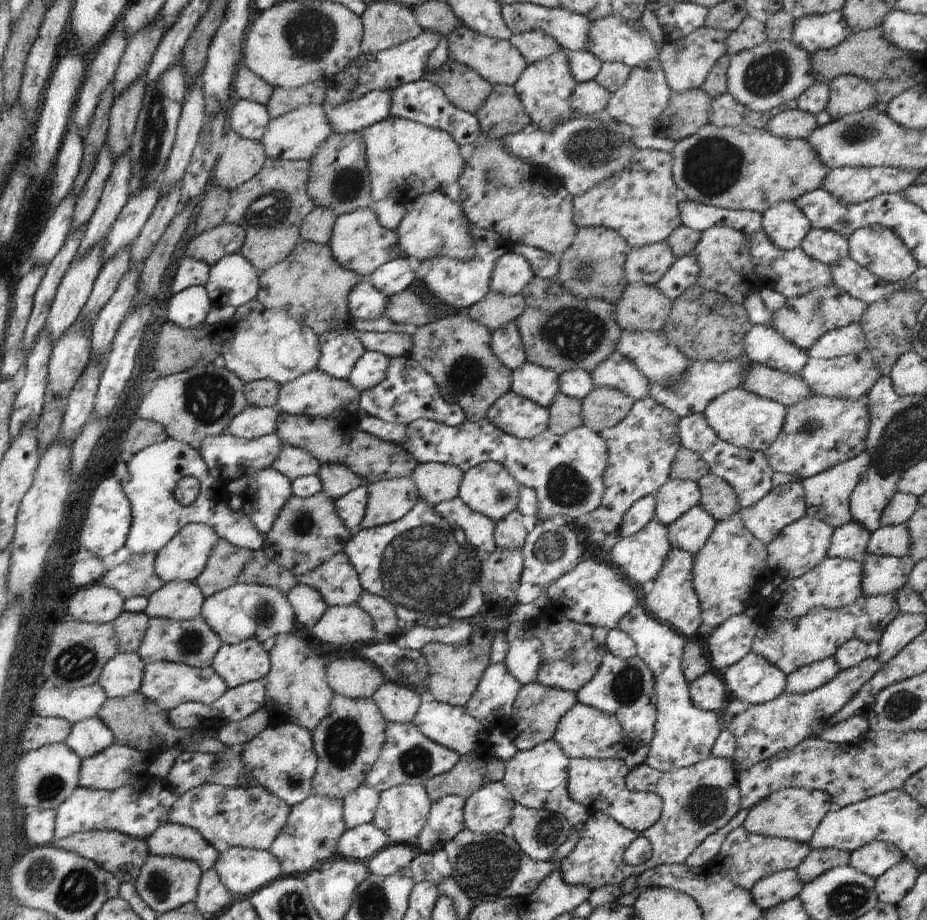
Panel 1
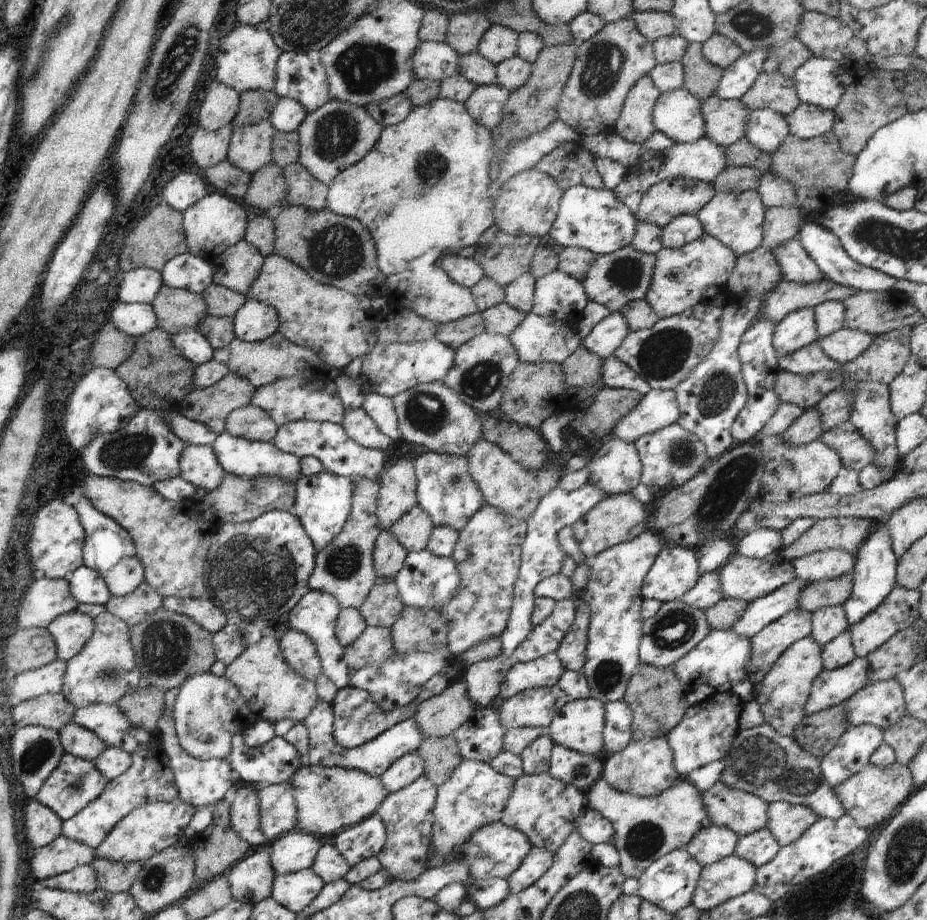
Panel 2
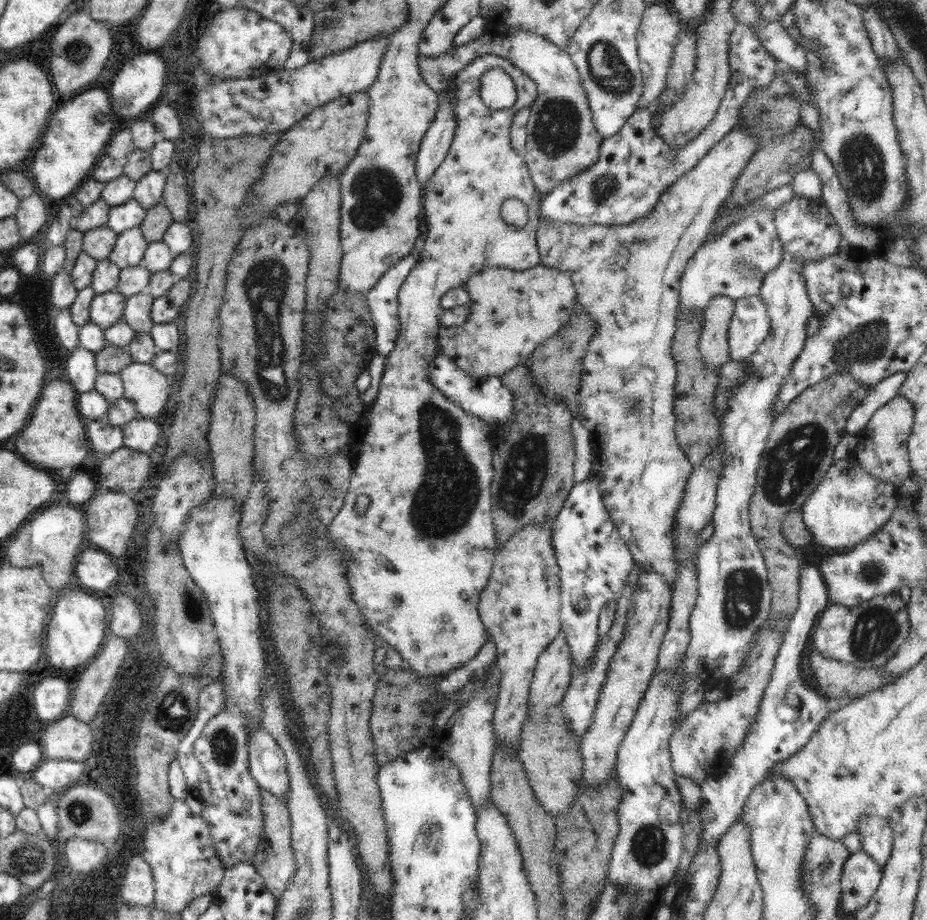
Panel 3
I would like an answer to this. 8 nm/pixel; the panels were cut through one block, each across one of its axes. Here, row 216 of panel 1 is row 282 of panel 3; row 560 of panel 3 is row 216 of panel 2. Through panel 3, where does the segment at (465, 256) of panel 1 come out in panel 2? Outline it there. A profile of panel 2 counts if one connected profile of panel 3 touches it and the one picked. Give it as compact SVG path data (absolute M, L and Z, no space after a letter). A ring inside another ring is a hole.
M435 99L433 102L430 102L430 104L413 107L410 114L408 114L408 118L403 122L400 122L395 126L389 125L382 128L380 138L378 138L378 142L374 144L374 148L372 148L372 150L370 150L360 162L350 166L350 168L346 168L343 172L340 172L338 176L336 176L336 179L329 185L326 198L327 210L340 216L358 220L358 222L370 232L370 236L372 236L372 239L374 240L378 269L386 277L392 274L401 274L408 269L408 261L425 254L426 250L430 250L430 248L438 248L442 254L456 255L456 252L460 249L476 245L480 236L488 230L488 228L495 225L493 212L495 197L498 196L499 192L493 192L494 188L492 188L494 182L492 182L490 164L494 164L494 160L500 160L500 162L498 162L498 164L500 164L500 166L498 166L498 172L500 172L498 188L500 188L500 186L502 186L504 182L508 182L512 176L516 176L516 174L520 174L520 172L535 169L536 164L540 162L540 158L544 158L546 154L552 152L558 144L575 141L581 141L579 135L574 132L572 128L566 126L564 122L557 121L552 122L552 124L550 124L545 130L542 130L542 132L532 134L528 140L520 140L519 142L516 142L516 144L510 144L506 150L502 150L502 152L498 154L496 148L494 148L494 138L492 137L491 132L484 128L484 126L476 124L476 120L472 120L464 103L456 102L454 100Z

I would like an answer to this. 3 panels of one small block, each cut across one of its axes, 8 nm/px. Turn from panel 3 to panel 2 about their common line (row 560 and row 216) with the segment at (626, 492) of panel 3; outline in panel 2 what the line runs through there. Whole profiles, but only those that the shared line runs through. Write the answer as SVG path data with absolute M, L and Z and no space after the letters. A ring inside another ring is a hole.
M672 178L672 180L660 180L658 184L652 184L642 198L640 198L640 207L634 214L637 224L646 222L646 224L656 224L660 228L666 227L674 218L681 215L697 216L698 212L716 195L712 183L706 183L702 180L693 180L690 178Z

